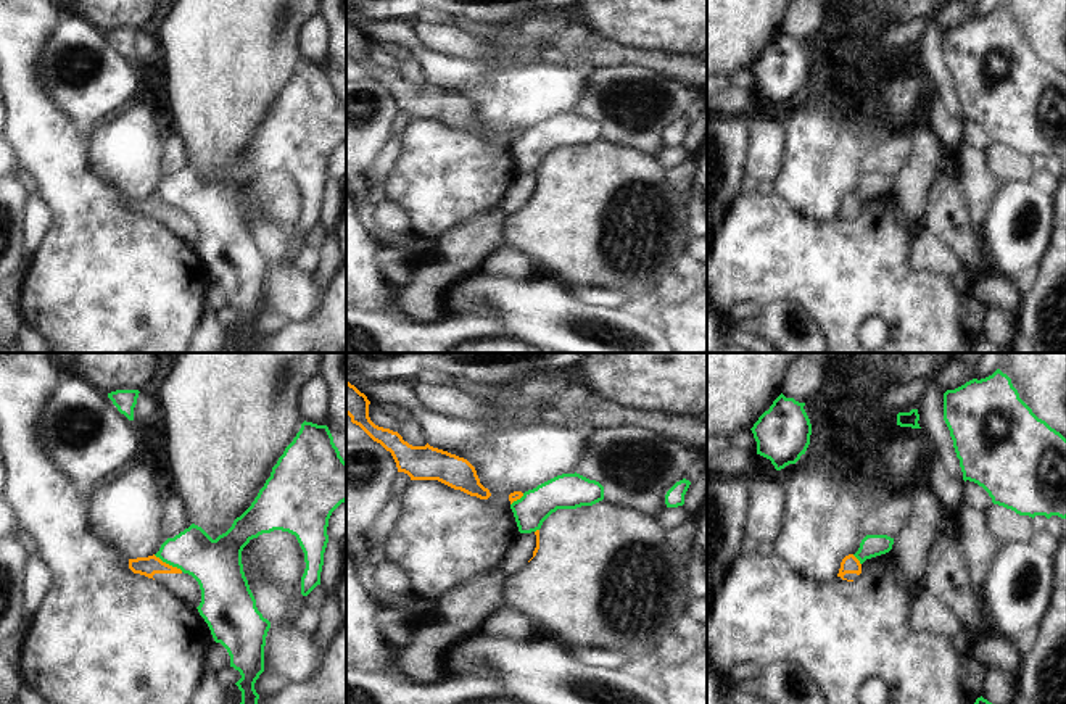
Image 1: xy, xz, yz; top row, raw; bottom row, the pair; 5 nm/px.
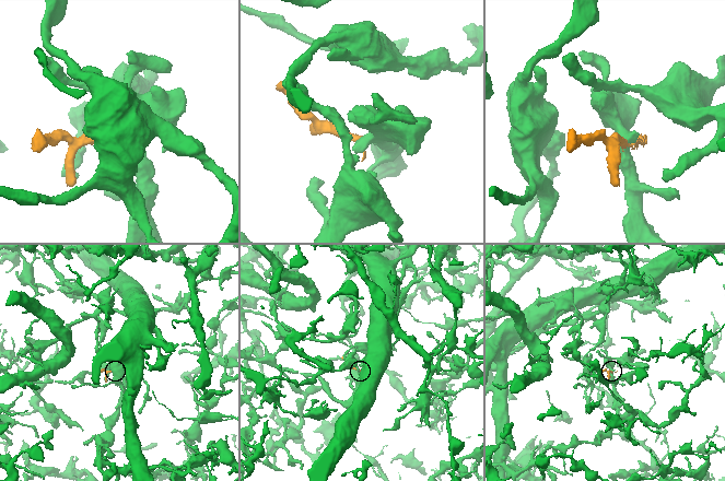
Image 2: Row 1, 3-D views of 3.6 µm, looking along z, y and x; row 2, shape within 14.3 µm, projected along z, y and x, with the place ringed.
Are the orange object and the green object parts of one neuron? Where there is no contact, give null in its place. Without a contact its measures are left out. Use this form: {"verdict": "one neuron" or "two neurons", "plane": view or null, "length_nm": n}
{"verdict": "two neurons", "plane": "xy", "length_nm": 170}

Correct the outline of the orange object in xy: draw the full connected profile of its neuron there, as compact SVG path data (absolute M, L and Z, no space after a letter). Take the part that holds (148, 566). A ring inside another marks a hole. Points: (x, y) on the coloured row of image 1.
M155 554L148 557L129 559L129 569L134 574L164 583L174 593L190 601L195 607L201 603L201 590L198 582L192 575L184 574L180 569L163 562Z

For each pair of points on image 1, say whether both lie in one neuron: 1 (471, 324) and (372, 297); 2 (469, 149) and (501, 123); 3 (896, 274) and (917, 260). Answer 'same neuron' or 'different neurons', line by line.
1: different neurons
2: different neurons
3: different neurons

